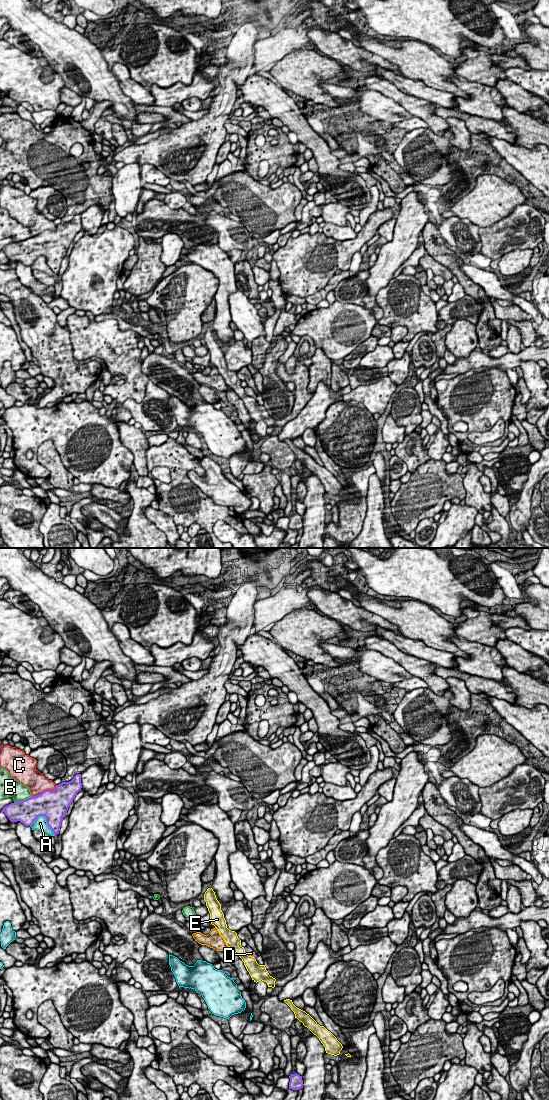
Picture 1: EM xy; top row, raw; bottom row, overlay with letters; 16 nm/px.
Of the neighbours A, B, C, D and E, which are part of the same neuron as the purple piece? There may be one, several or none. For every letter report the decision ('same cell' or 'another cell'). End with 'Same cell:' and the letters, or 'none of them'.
A: another cell
B: another cell
C: another cell
D: same cell
E: another cell
Same cell: D

